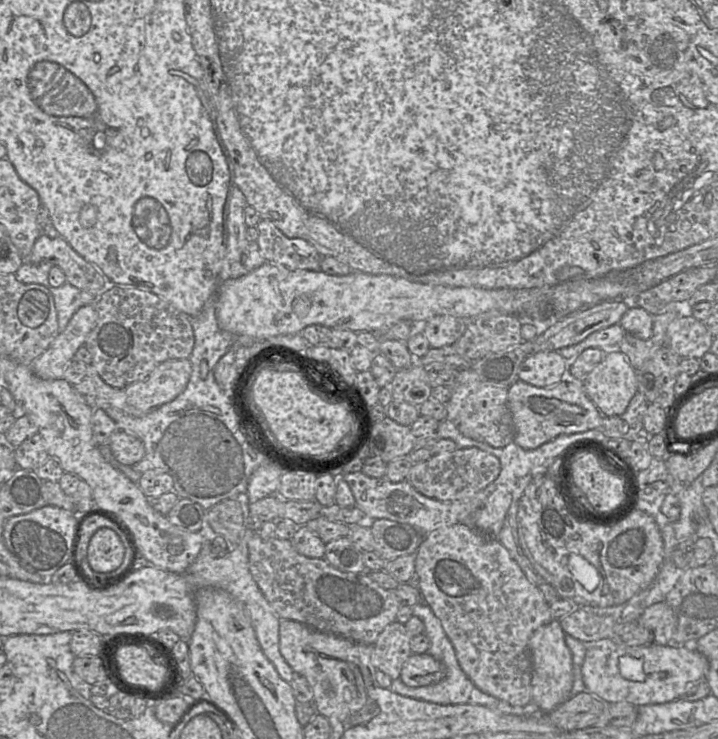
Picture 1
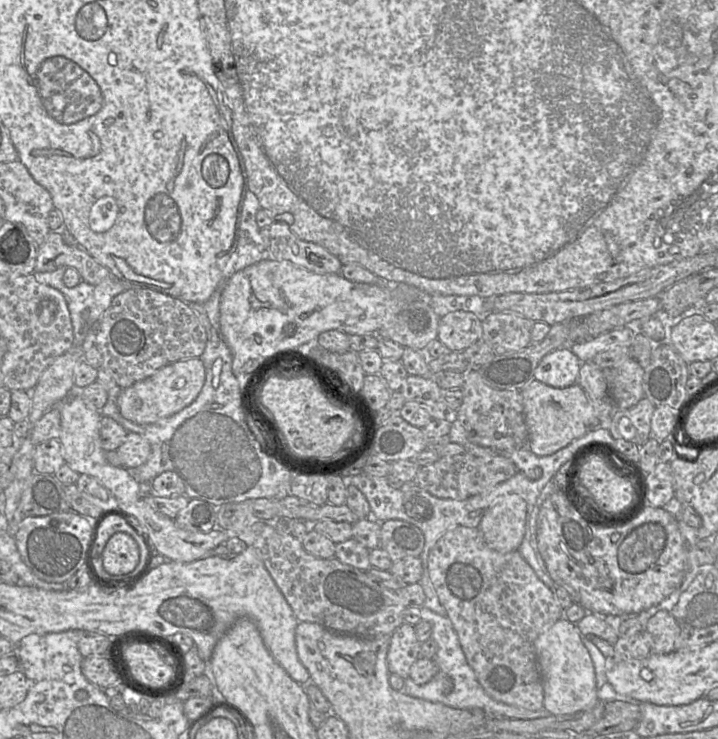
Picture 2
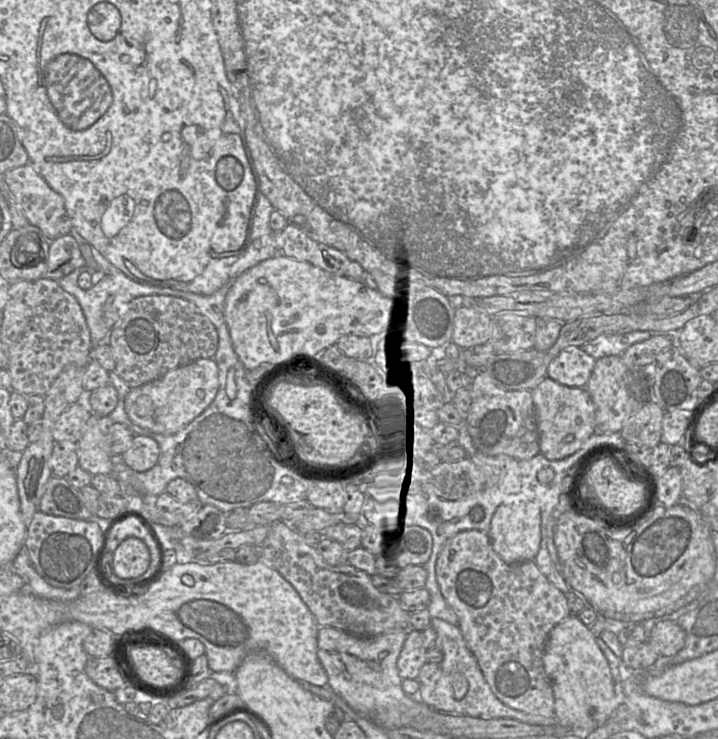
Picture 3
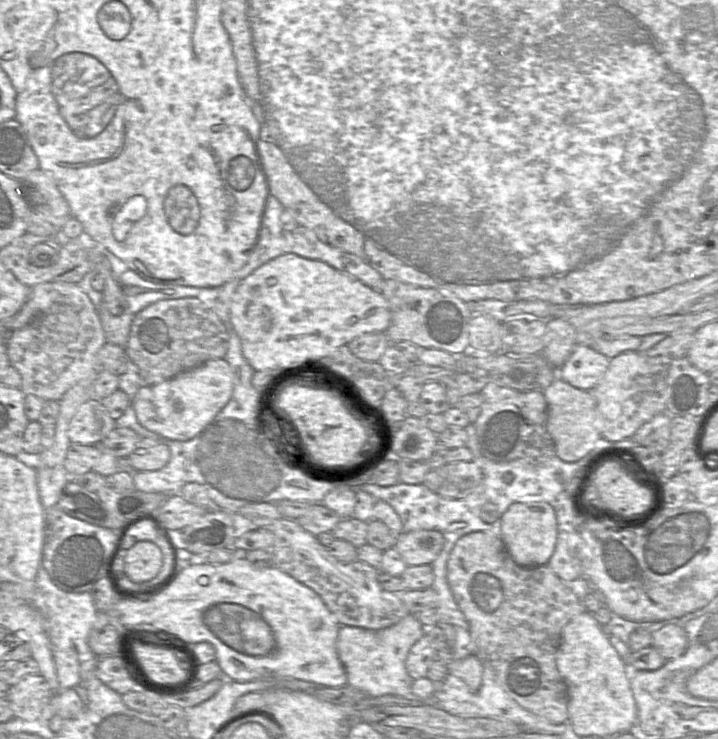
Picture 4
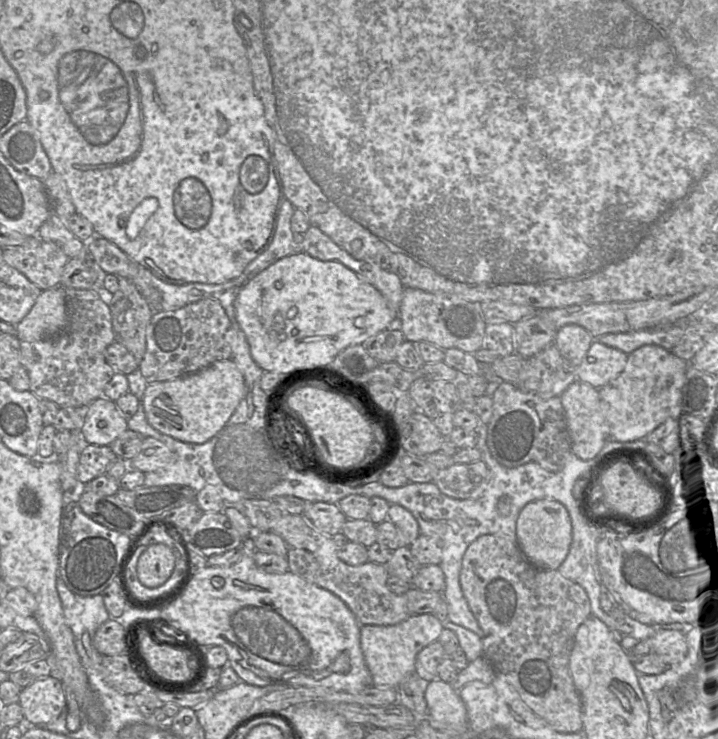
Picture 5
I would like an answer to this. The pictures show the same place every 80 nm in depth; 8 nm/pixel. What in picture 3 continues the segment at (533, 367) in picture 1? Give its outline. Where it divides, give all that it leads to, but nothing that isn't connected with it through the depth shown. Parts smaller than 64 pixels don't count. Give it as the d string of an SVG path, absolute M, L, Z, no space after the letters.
M581 346L567 347L550 362L547 377L567 387L584 388L595 363Z

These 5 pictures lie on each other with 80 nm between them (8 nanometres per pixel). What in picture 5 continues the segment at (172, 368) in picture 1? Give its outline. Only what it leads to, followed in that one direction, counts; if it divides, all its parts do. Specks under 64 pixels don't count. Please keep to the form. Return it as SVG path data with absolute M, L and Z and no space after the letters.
M229 359L177 379L148 384L140 403L148 423L160 433L184 443L203 444L225 426L244 396L243 375Z

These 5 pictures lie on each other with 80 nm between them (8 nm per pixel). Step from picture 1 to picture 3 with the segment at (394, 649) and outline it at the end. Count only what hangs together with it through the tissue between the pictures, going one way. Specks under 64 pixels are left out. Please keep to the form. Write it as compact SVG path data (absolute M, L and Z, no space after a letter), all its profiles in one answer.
M410 628L397 660L402 679L417 679L421 667L427 662L426 642L421 631Z

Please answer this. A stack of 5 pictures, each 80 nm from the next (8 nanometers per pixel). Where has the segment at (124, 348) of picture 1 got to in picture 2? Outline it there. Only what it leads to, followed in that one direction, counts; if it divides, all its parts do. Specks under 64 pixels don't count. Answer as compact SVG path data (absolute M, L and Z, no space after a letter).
M129 288L113 298L111 305L100 318L94 334L94 346L102 355L101 368L124 389L146 379L168 364L199 358L205 350L208 333L207 318L188 303L150 288Z

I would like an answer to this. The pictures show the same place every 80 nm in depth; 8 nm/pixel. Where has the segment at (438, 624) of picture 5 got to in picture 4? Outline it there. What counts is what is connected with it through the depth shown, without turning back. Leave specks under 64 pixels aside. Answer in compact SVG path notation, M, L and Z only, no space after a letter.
M407 616L397 624L380 630L342 626L337 638L337 651L347 674L347 685L368 697L397 695L419 701L411 692L412 679L406 669L411 647L426 634L426 628L417 617Z

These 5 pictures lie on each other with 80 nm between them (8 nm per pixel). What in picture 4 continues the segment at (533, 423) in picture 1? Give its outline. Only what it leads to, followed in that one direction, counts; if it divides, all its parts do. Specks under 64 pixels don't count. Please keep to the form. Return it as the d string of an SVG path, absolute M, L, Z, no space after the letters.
M557 378L543 390L547 402L547 430L552 437L556 456L566 462L576 462L587 456L601 438L598 430L598 411L592 391L576 388Z

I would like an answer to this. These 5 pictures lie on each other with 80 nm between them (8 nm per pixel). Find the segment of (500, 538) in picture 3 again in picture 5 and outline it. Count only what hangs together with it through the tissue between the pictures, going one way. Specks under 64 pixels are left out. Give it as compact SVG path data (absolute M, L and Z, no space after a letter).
M534 500L521 510L516 524L516 536L519 548L533 566L538 569L558 570L570 550L571 518L566 507L556 500Z

